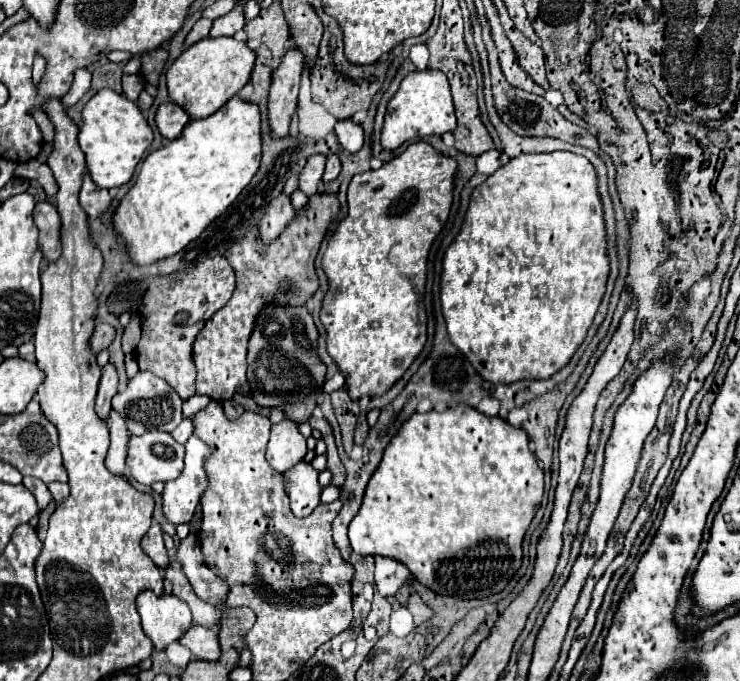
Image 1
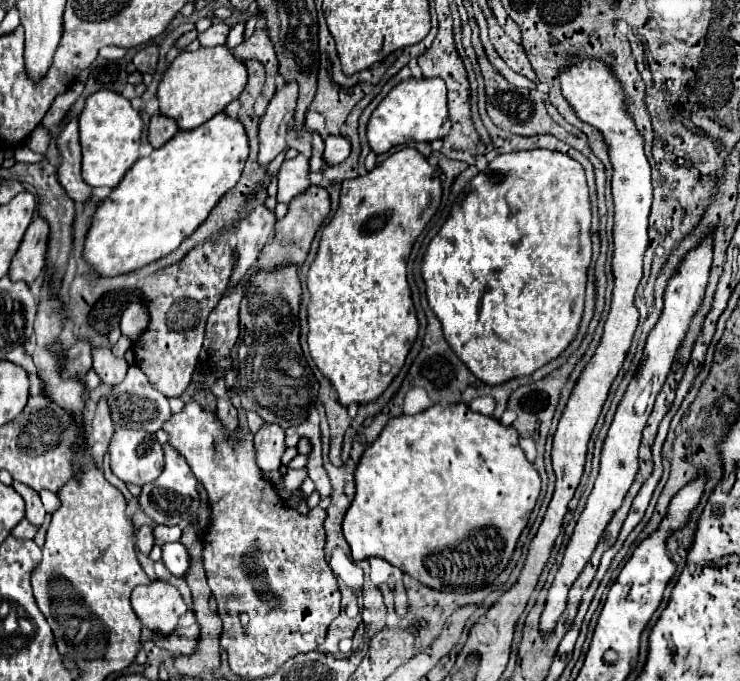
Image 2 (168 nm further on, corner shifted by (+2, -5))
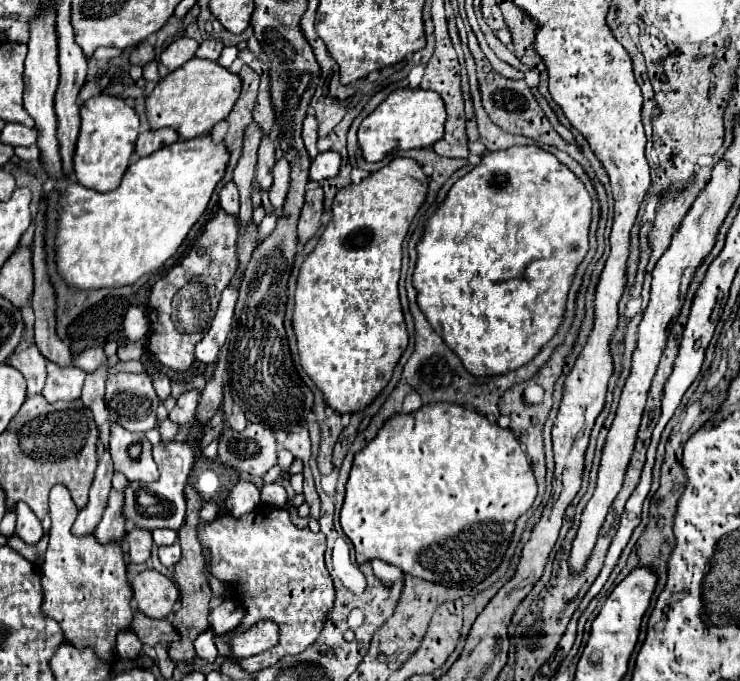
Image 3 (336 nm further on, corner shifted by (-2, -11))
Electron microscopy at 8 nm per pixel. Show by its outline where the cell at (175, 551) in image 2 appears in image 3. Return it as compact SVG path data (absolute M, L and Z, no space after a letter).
M174 543L174 545L164 545L164 547L158 547L158 557L160 557L160 563L164 567L172 567L172 563L176 563L180 559L180 545Z

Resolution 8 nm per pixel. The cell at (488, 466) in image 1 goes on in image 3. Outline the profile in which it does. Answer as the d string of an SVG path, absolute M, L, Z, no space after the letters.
M452 403L422 405L414 413L406 413L406 415L398 413L394 417L390 417L382 425L378 435L364 447L364 451L358 451L354 455L350 479L346 483L346 497L344 497L344 505L342 505L342 511L340 511L340 525L346 533L346 537L352 541L354 549L356 549L356 563L358 565L366 563L366 561L372 561L372 559L382 559L390 565L396 565L398 569L402 569L408 575L428 579L432 583L444 583L444 587L474 587L482 579L486 579L486 575L490 575L500 565L500 561L504 557L504 551L510 543L514 523L534 503L536 489L538 487L536 487L532 467L530 467L518 439L512 435L510 429L502 429L496 423L490 423L478 411L470 411L462 405L452 405Z

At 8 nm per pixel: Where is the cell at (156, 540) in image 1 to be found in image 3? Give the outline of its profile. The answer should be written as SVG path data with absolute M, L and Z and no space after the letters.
M132 529L126 533L124 541L128 543L128 555L130 555L132 563L146 563L150 559L150 549L152 549L152 533L150 531Z

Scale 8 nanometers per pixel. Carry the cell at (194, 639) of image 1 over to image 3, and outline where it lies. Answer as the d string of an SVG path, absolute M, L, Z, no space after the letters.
M136 611L130 627L138 635L138 639L146 645L156 645L156 643L168 645L176 641L176 629L168 619L148 619L146 615Z

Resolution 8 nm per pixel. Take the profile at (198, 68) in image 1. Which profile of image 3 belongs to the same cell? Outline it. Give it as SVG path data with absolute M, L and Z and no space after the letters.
M190 59L176 71L168 73L146 97L146 117L150 129L170 127L182 139L206 135L218 121L228 117L240 95L240 87L242 87L240 77L220 67L216 61Z

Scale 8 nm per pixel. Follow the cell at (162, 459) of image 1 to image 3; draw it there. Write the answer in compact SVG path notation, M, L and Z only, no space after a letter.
M120 423L110 427L110 455L114 471L120 471L128 481L156 481L158 467L152 459L152 445L142 433L132 433Z

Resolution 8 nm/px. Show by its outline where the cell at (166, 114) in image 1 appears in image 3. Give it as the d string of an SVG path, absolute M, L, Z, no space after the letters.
M156 129L156 131L144 131L138 135L138 141L136 141L136 155L140 157L146 157L166 145L172 145L178 141L178 133L172 131L172 129Z

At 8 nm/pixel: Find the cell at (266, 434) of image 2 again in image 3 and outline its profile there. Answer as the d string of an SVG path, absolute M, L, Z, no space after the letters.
M256 423L240 433L224 427L218 437L218 459L228 469L262 477L276 465L276 437Z

